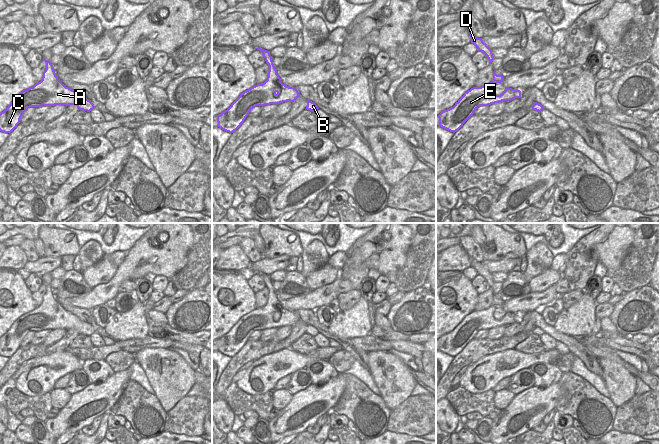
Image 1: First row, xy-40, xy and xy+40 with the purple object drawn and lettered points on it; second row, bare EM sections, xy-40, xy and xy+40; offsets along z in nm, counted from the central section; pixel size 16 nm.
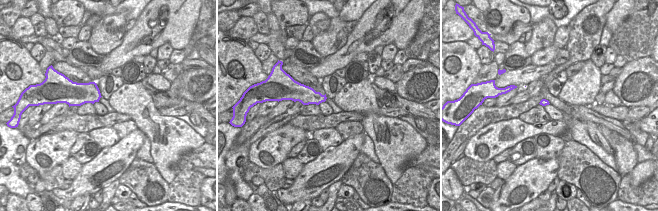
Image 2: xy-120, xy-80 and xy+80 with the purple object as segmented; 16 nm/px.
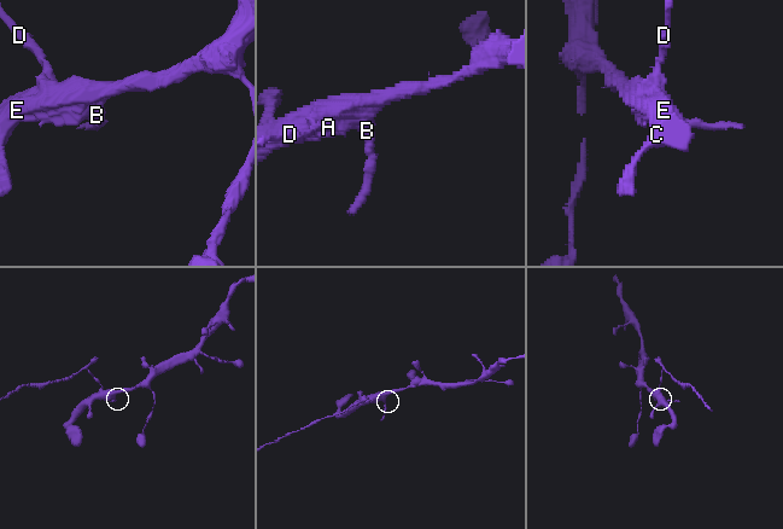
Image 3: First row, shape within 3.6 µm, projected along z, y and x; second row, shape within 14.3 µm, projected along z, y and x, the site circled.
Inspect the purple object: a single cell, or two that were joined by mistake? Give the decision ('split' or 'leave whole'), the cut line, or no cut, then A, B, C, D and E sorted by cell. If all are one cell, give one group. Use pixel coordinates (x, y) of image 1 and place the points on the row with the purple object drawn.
split; cut xy (271, 57), (266, 61); groups A B C E / D

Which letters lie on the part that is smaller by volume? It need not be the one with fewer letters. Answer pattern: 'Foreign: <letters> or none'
Foreign: D

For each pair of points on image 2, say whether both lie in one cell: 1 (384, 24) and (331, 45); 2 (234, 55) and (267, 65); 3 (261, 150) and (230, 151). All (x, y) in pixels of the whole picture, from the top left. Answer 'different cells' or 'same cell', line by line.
1: different cells
2: different cells
3: different cells

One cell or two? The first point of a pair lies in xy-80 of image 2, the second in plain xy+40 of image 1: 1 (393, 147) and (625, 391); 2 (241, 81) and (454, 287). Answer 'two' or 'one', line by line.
1: one
2: one

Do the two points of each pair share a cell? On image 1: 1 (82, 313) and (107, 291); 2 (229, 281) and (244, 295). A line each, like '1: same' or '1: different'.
1: different
2: same

